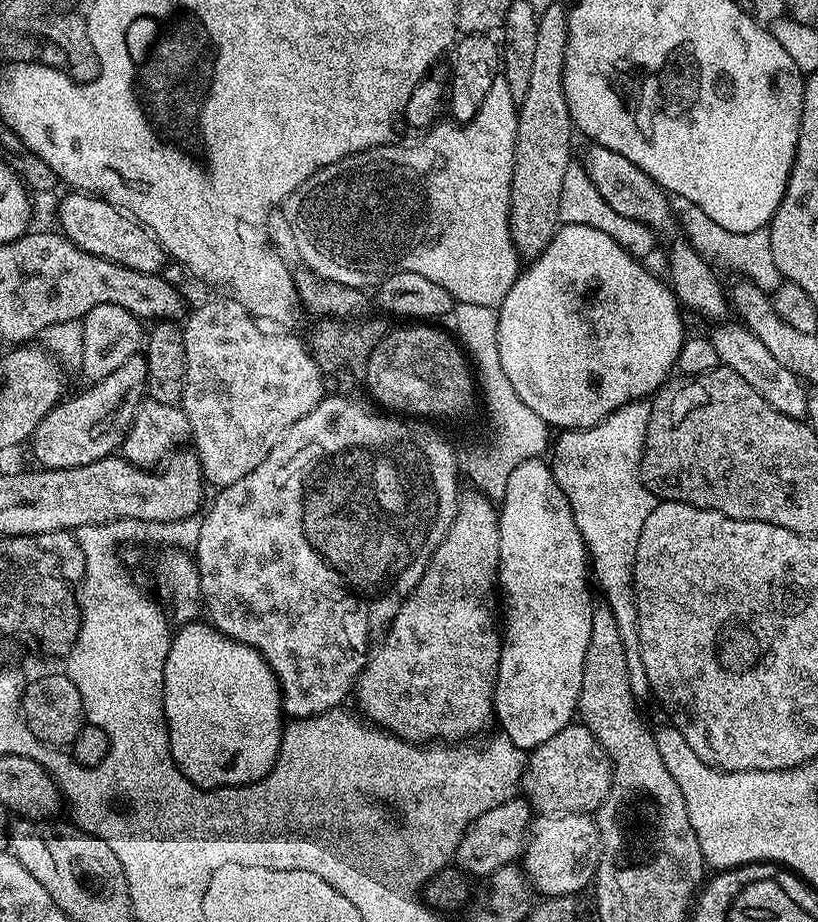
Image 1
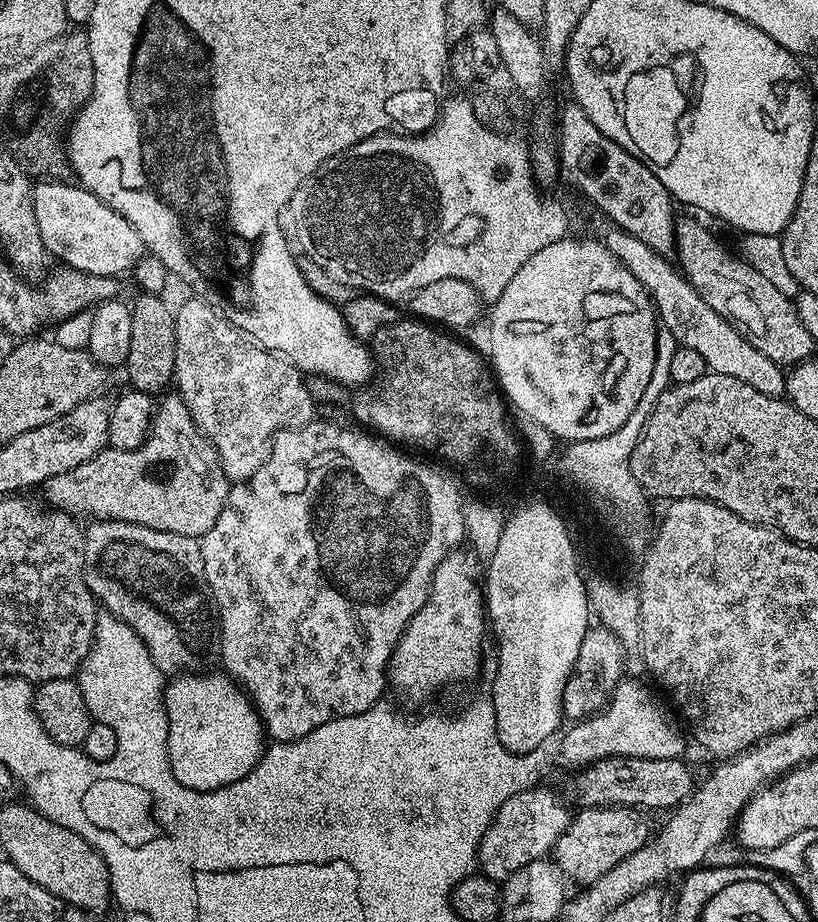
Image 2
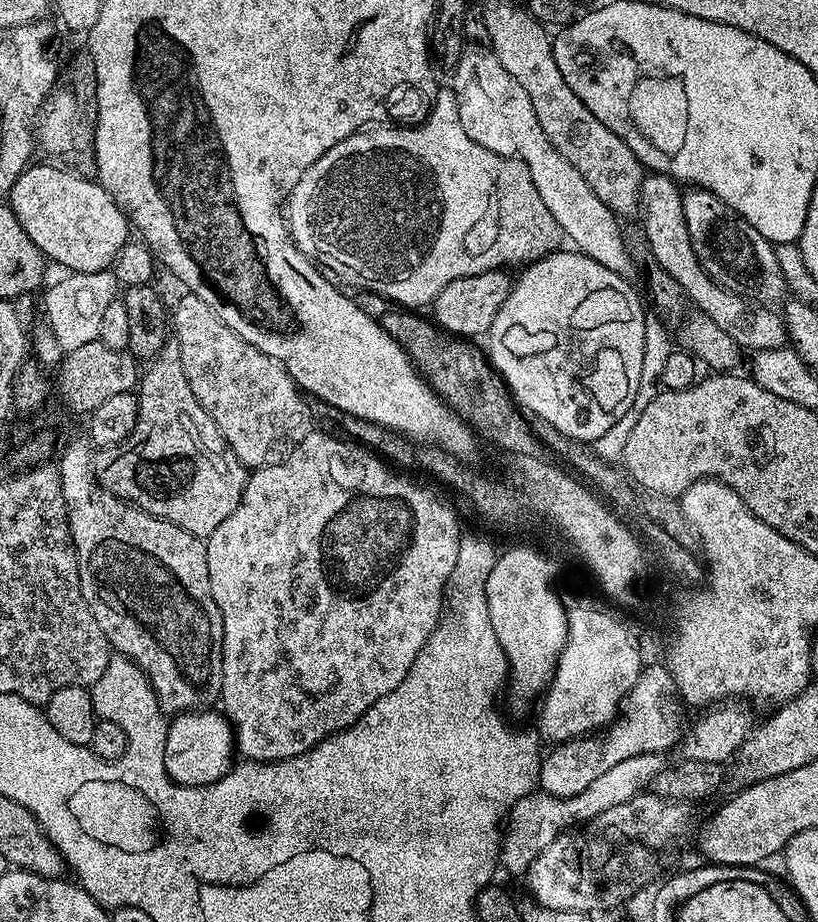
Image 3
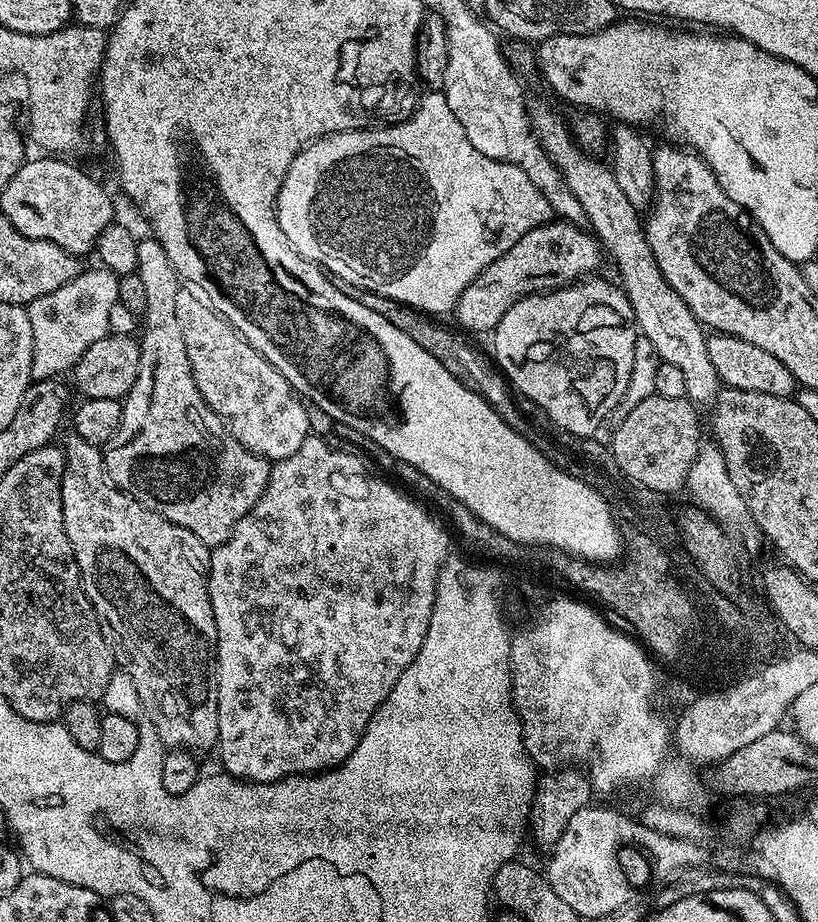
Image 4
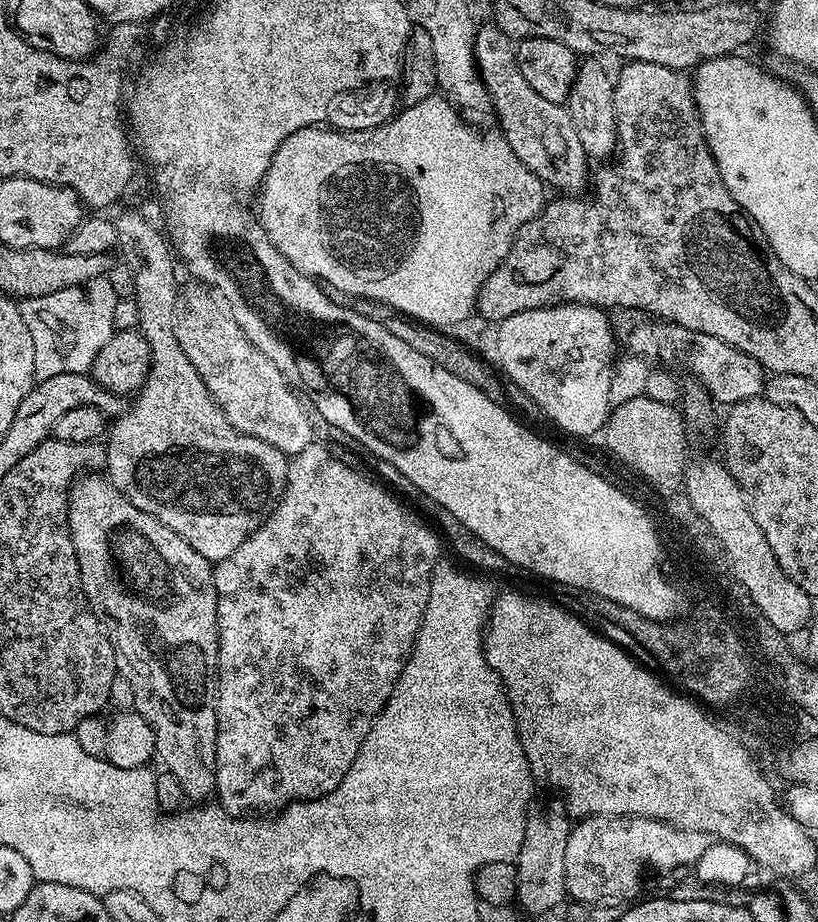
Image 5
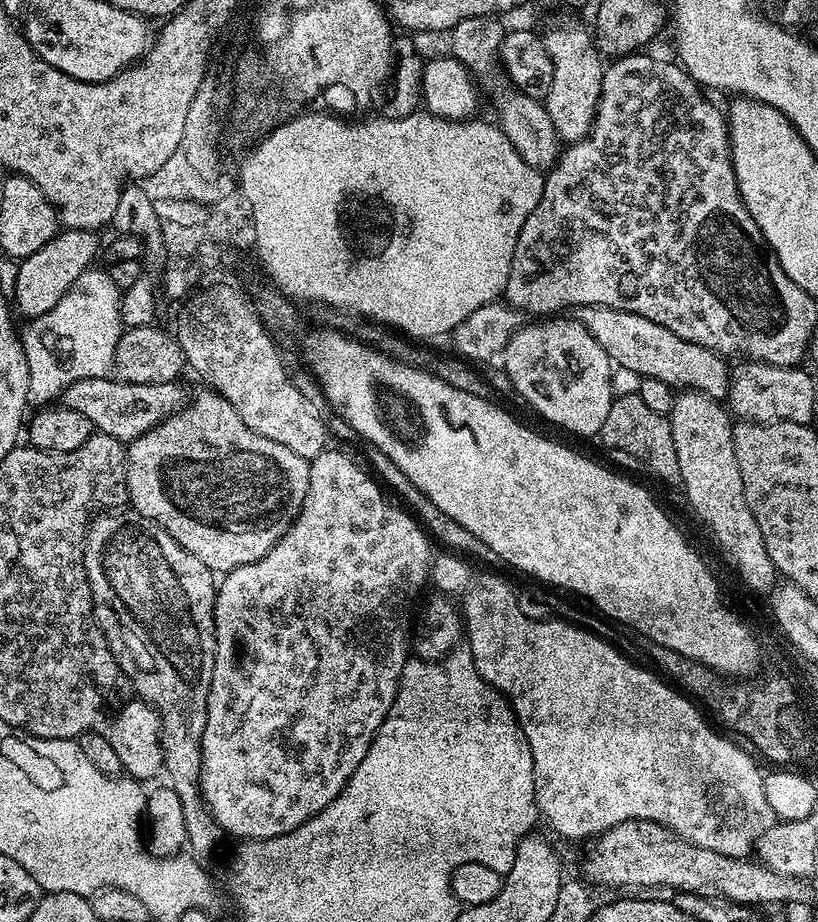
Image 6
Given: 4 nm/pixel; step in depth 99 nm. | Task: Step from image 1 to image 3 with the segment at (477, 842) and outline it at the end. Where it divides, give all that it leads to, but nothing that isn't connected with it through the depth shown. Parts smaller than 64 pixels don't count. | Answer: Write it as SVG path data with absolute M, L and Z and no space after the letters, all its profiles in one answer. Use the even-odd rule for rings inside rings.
M661 753L638 754L634 758L626 758L626 762L618 762L618 766L610 766L606 774L594 778L586 790L574 794L570 798L551 796L549 792L537 790L522 797L506 817L500 838L499 867L508 872L527 873L528 868L554 842L554 838L565 835L572 823L584 824L587 820L595 821L603 812L610 810L610 806L622 806L622 802L630 802L639 792L645 791L648 784L659 777L666 767L666 760Z

